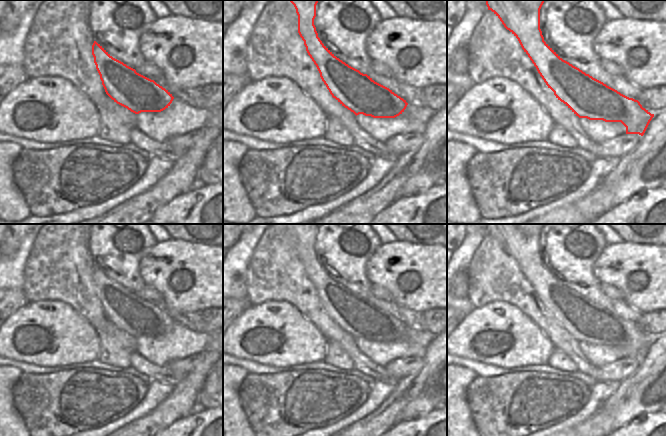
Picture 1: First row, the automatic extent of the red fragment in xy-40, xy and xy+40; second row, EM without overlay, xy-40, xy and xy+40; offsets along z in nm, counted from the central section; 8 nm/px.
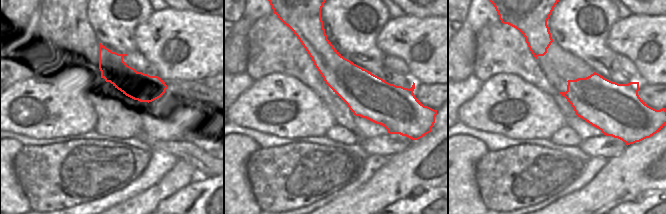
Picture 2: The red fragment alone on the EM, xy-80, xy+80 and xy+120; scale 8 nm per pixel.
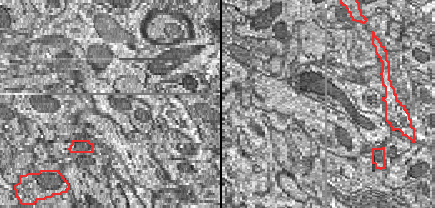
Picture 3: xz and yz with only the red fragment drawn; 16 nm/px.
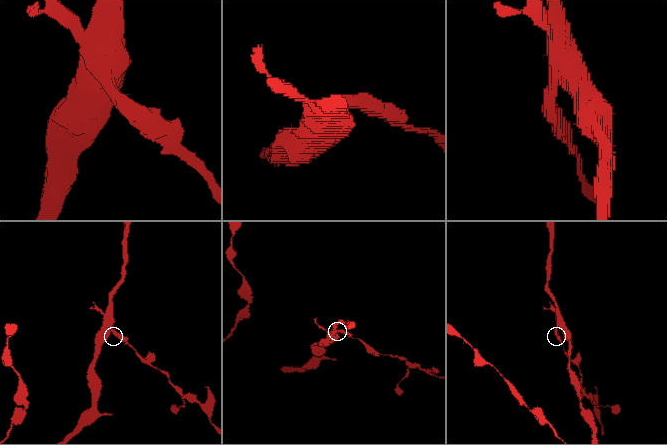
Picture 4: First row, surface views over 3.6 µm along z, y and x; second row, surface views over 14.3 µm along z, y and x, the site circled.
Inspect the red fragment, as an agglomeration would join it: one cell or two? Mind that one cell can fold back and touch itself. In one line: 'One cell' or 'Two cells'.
Two cells.

